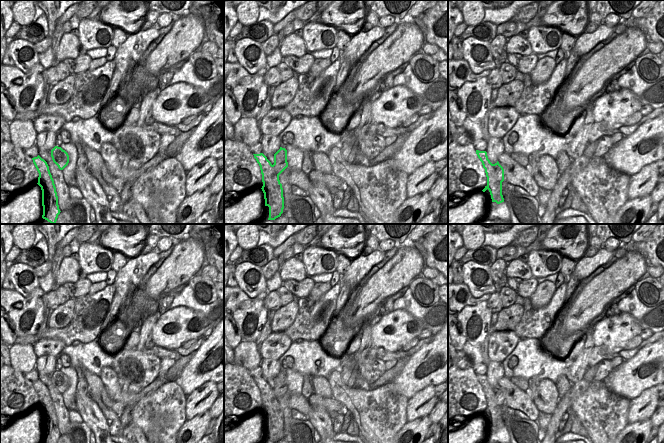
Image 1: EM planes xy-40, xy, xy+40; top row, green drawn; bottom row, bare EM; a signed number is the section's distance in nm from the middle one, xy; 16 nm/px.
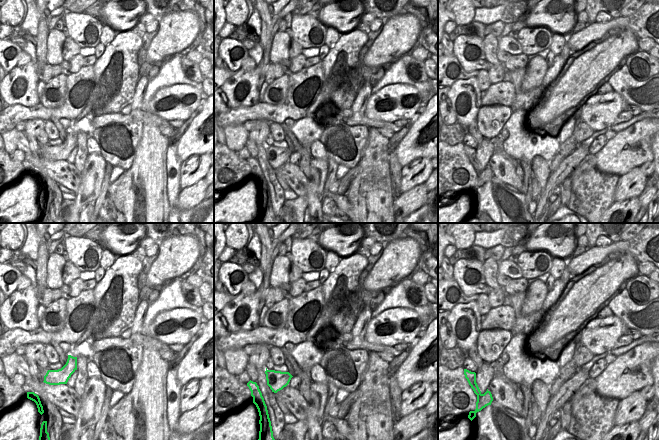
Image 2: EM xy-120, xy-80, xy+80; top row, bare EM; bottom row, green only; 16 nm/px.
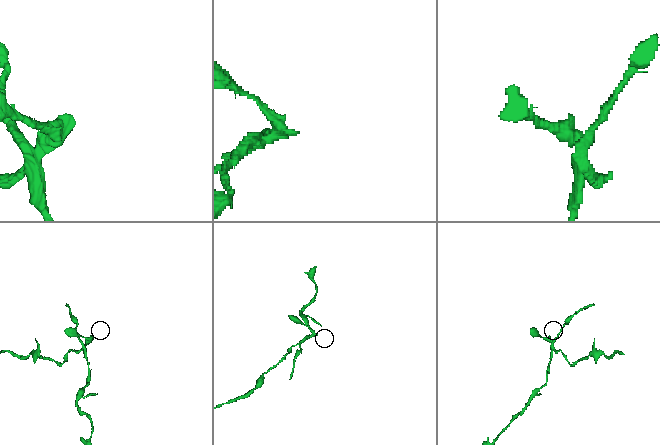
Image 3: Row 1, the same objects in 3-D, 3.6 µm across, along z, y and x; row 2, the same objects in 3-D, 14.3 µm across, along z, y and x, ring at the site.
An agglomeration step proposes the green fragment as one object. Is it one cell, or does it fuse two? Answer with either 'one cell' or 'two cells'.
two cells

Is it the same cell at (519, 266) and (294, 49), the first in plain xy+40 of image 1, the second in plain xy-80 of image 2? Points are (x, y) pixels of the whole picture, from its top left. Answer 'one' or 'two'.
two

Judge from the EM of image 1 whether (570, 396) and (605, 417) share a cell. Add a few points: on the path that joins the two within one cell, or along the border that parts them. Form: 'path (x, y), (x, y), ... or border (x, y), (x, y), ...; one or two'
border (591, 383), (574, 400), (570, 408); two

